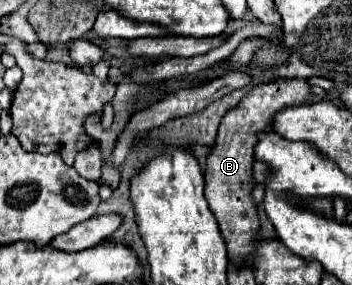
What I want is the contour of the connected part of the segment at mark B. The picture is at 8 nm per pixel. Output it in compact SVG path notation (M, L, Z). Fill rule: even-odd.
M274 79L268 83L258 83L244 99L230 109L218 129L216 143L212 147L212 153L206 159L206 171L204 171L204 195L206 201L218 219L222 237L226 239L228 255L230 259L250 259L254 253L254 239L258 229L258 215L256 205L250 197L252 191L252 151L258 143L260 133L266 133L272 125L272 119L278 111L292 105L302 105L310 99L310 83L304 79Z

